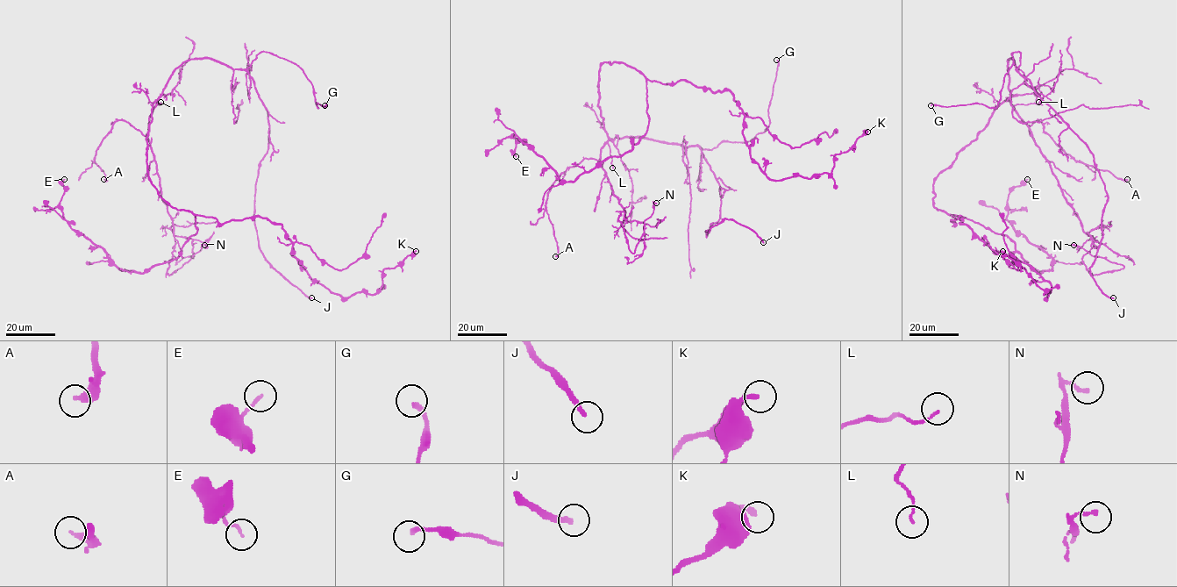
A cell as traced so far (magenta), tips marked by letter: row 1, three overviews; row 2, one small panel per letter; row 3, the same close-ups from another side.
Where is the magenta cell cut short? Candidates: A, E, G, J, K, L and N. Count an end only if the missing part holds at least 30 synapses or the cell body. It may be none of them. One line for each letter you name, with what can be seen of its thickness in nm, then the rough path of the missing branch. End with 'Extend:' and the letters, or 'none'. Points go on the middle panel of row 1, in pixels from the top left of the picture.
J: 240 nm thick; missing branch runs (763, 242), (776, 256)
Extend: J

